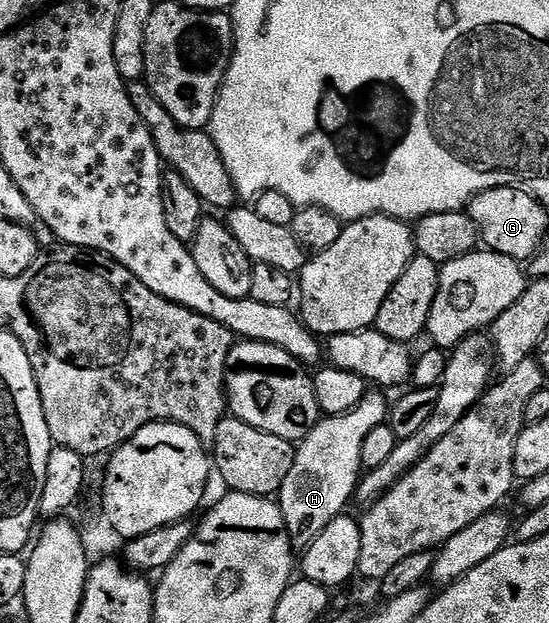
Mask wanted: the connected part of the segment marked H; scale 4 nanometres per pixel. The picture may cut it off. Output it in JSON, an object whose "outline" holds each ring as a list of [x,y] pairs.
{"outline":[[[380,390],[365,391],[362,402],[358,402],[354,410],[337,416],[324,416],[314,430],[296,444],[294,466],[290,466],[290,474],[286,474],[286,482],[282,482],[278,493],[293,553],[303,554],[310,542],[314,542],[314,538],[334,522],[334,518],[345,515],[347,508],[344,507],[353,503],[356,485],[362,479],[366,434],[388,419],[390,400],[384,396],[387,395]]]}

